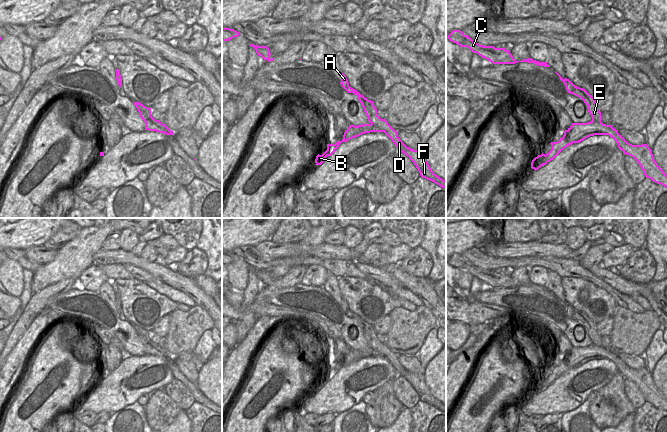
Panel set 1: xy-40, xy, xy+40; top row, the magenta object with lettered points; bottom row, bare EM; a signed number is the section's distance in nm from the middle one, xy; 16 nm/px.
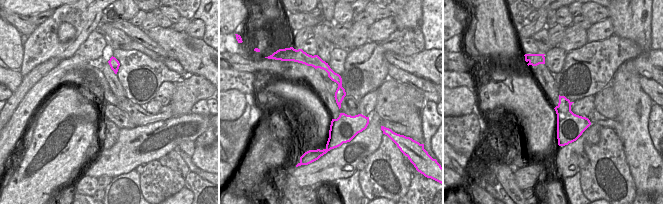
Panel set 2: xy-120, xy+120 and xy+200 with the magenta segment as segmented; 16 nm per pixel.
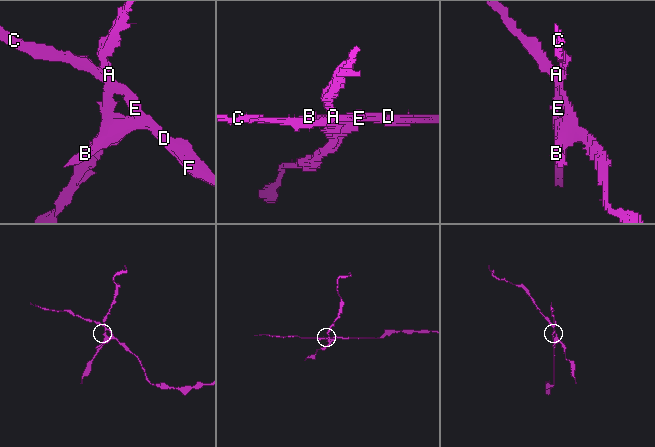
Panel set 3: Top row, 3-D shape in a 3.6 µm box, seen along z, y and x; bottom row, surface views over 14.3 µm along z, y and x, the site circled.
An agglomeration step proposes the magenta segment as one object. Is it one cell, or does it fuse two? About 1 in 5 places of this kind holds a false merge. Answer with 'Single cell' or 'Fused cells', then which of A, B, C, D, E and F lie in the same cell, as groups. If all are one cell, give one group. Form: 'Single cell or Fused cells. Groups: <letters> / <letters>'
Fused cells. Groups: A B / C D E F.

